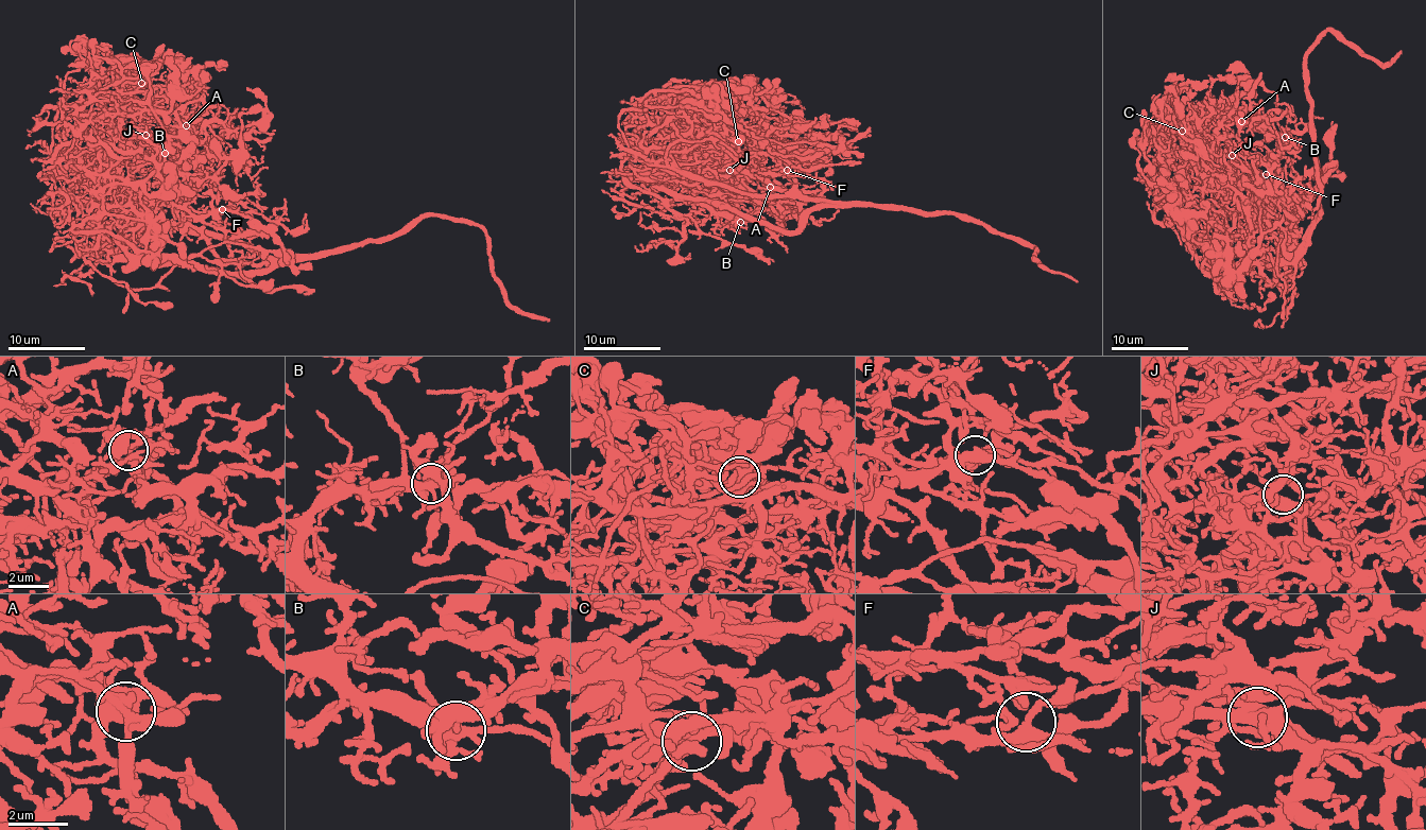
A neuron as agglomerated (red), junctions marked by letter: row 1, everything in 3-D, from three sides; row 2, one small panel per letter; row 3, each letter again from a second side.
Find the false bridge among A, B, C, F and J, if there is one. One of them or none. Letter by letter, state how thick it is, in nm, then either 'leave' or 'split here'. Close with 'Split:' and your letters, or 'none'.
A: 400 nm | leave
B: 380 nm | leave
C: 240 nm | leave
F: 380 nm | leave
J: 400 nm | leave
Split: none

